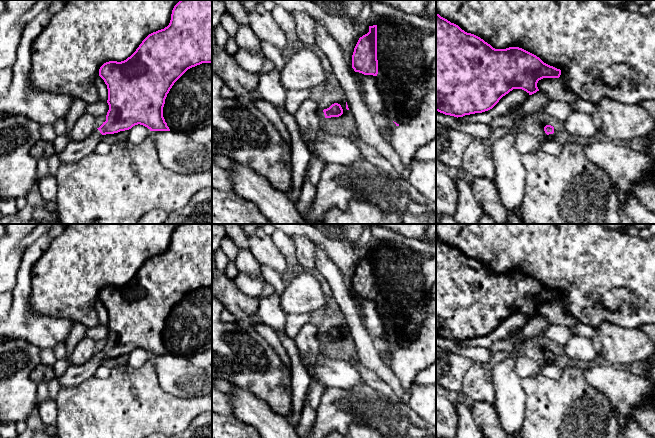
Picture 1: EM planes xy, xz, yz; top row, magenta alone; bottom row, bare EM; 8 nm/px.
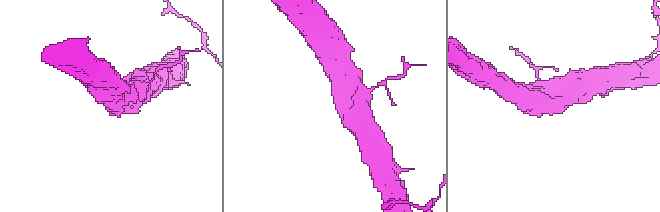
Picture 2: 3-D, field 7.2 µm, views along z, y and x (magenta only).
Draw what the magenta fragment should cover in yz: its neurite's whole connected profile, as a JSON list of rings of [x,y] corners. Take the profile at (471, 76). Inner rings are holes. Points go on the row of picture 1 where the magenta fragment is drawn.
[[[436,13],[436,111],[457,118],[482,113],[492,109],[513,89],[522,89],[532,95],[539,91],[539,80],[559,78],[560,75],[560,69],[544,63],[536,55],[519,47],[495,49],[480,37],[465,32]]]

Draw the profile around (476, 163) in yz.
[[[473,138],[465,149],[461,168],[470,178],[485,177],[494,181],[496,176],[495,166],[487,154],[485,143],[478,138]]]

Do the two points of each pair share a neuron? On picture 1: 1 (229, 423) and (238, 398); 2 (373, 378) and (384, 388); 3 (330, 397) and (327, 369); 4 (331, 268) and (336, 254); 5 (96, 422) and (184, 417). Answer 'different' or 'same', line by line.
1: different
2: same
3: different
4: different
5: same

